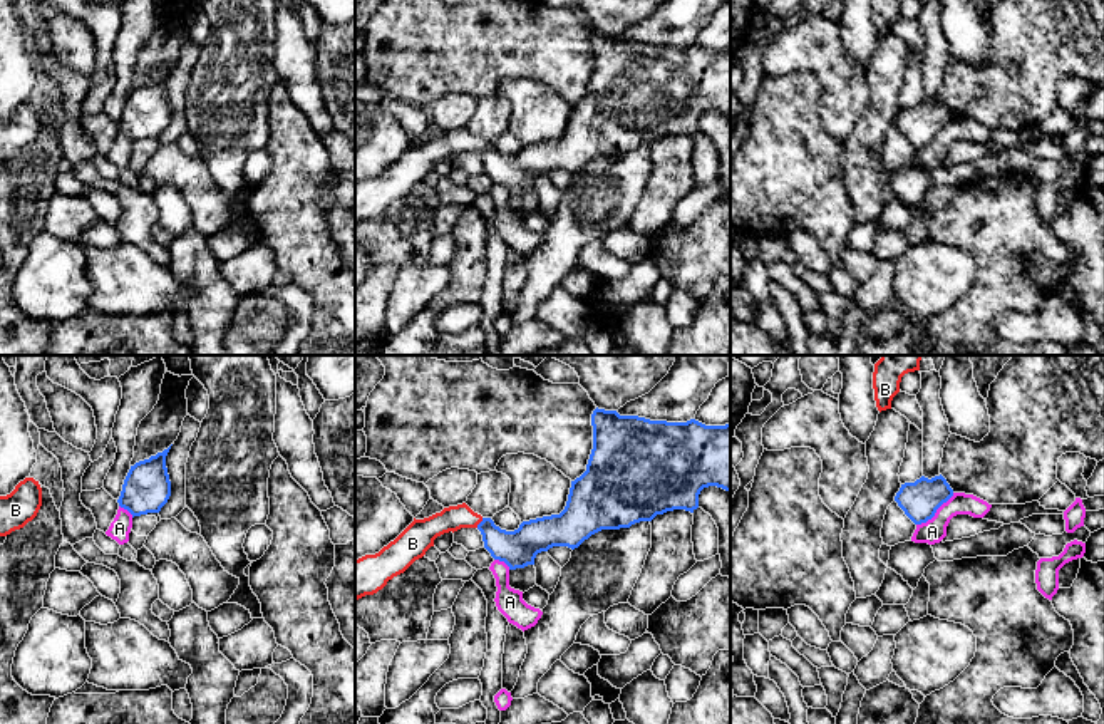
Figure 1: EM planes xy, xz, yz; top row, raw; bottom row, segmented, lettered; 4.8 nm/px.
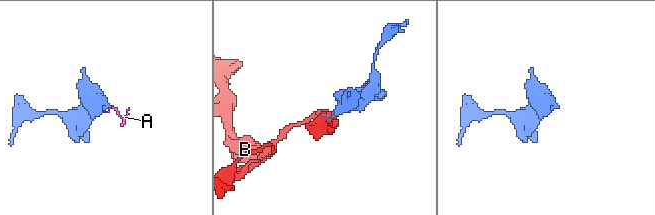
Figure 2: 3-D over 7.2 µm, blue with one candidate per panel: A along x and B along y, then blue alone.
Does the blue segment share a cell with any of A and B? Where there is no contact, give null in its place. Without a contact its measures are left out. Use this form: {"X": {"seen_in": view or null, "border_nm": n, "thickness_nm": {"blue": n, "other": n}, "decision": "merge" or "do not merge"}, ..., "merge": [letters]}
{"A": {"seen_in": "yz", "border_nm": 240, "thickness_nm": {"blue": 190, "other": 120}, "decision": "do not merge"}, "B": {"seen_in": "xz", "border_nm": 60, "thickness_nm": {"blue": 180, "other": 120}, "decision": "merge"}, "merge": ["B"]}

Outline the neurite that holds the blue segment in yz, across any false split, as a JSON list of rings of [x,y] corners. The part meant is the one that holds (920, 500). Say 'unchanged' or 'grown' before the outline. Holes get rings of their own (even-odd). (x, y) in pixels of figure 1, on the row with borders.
unchanged; [[[940,474],[931,479],[921,476],[915,483],[901,484],[895,501],[915,525],[921,525],[931,520],[952,496],[953,489]]]

